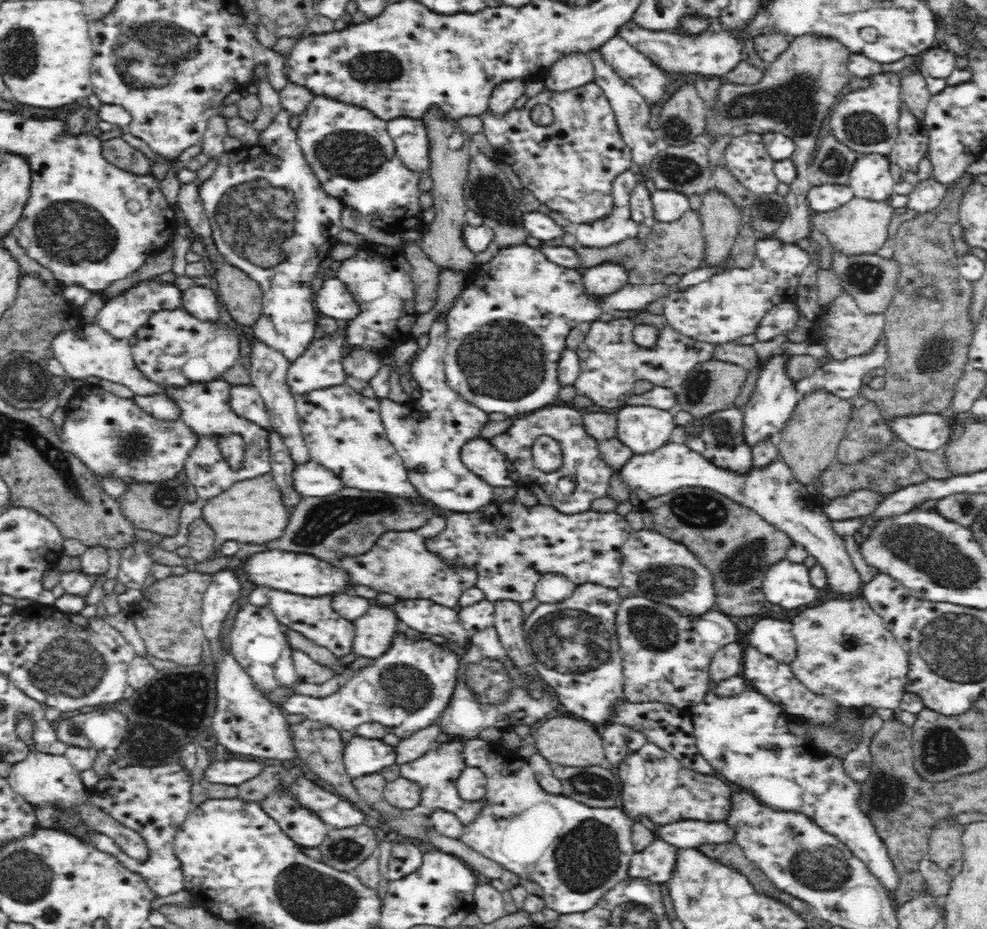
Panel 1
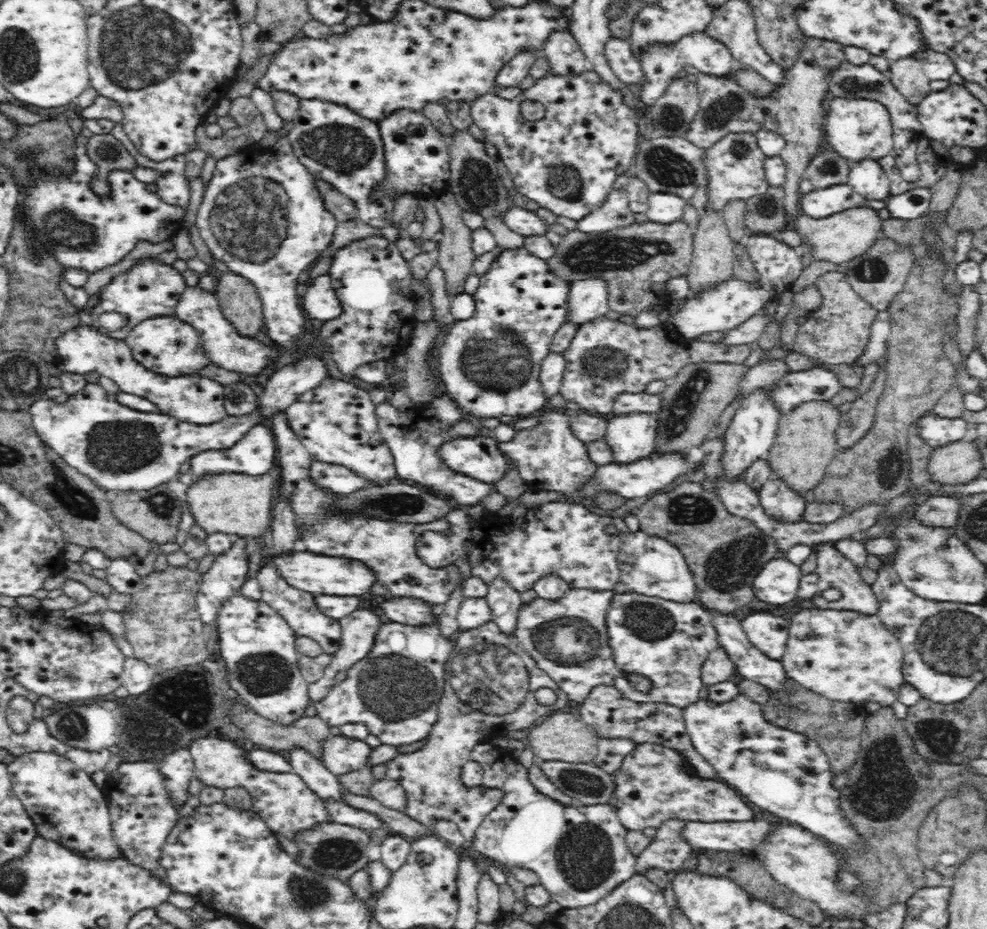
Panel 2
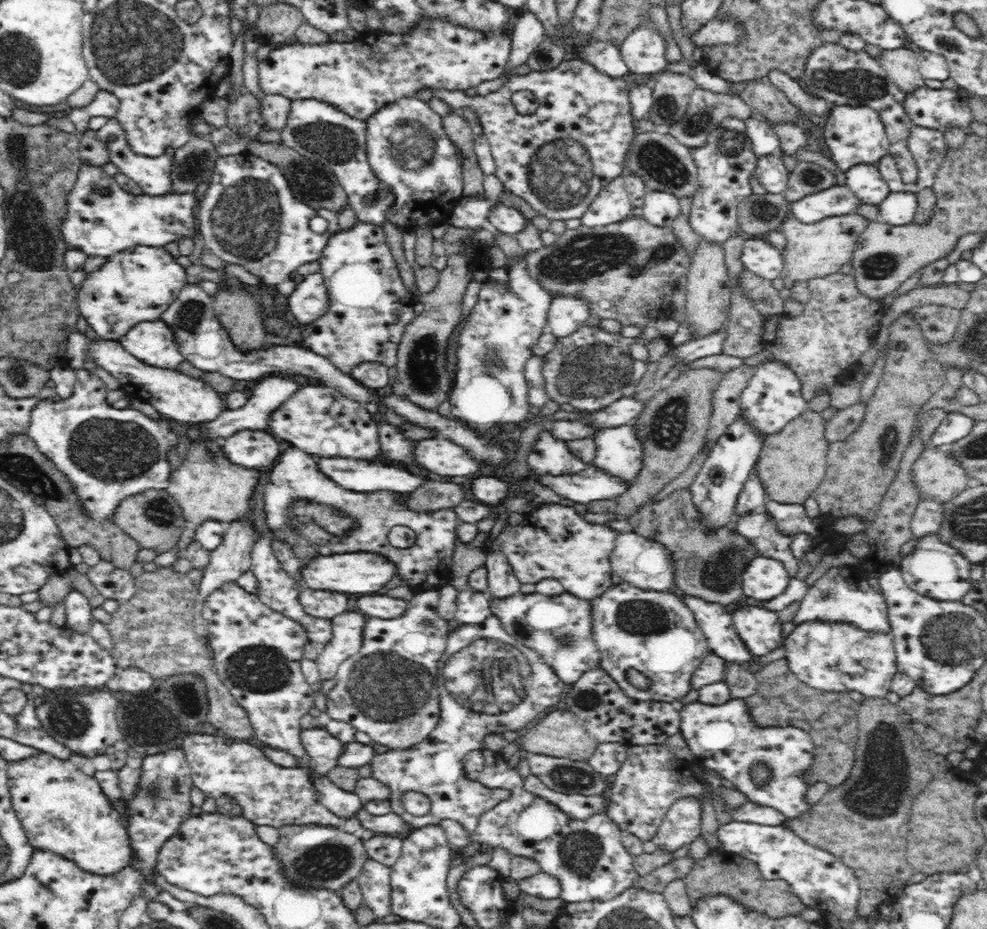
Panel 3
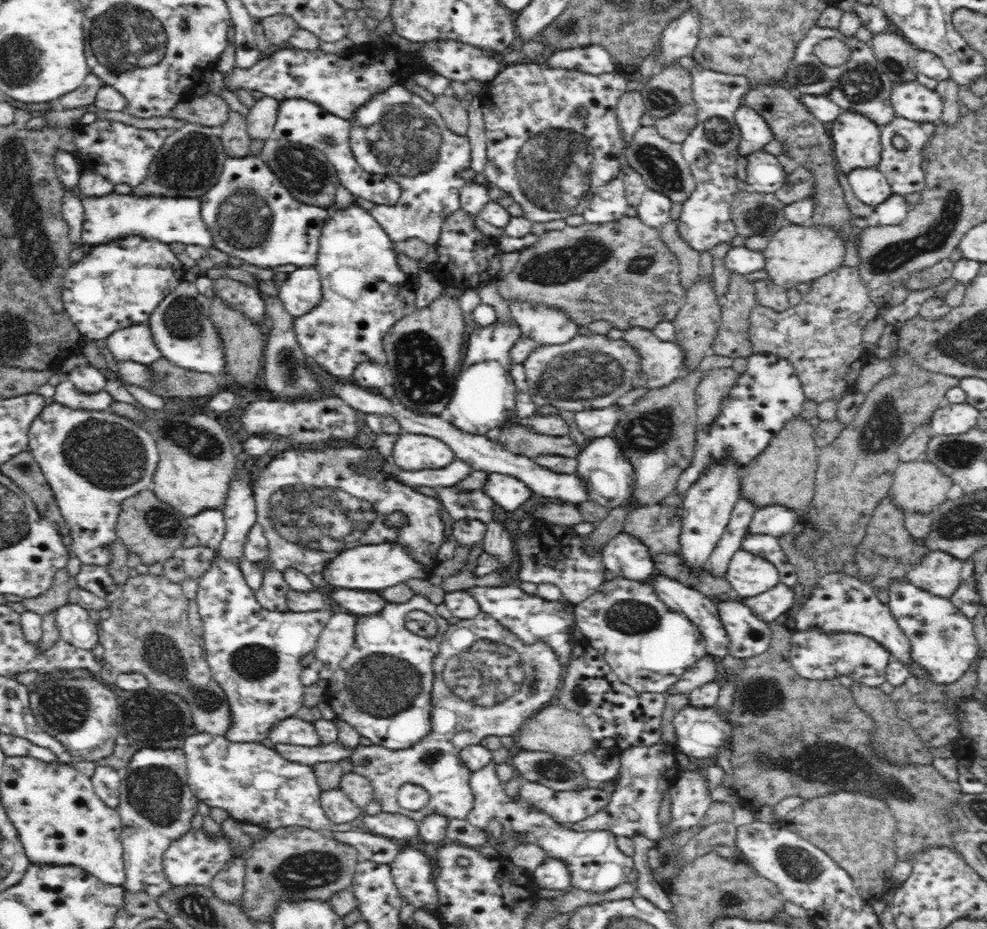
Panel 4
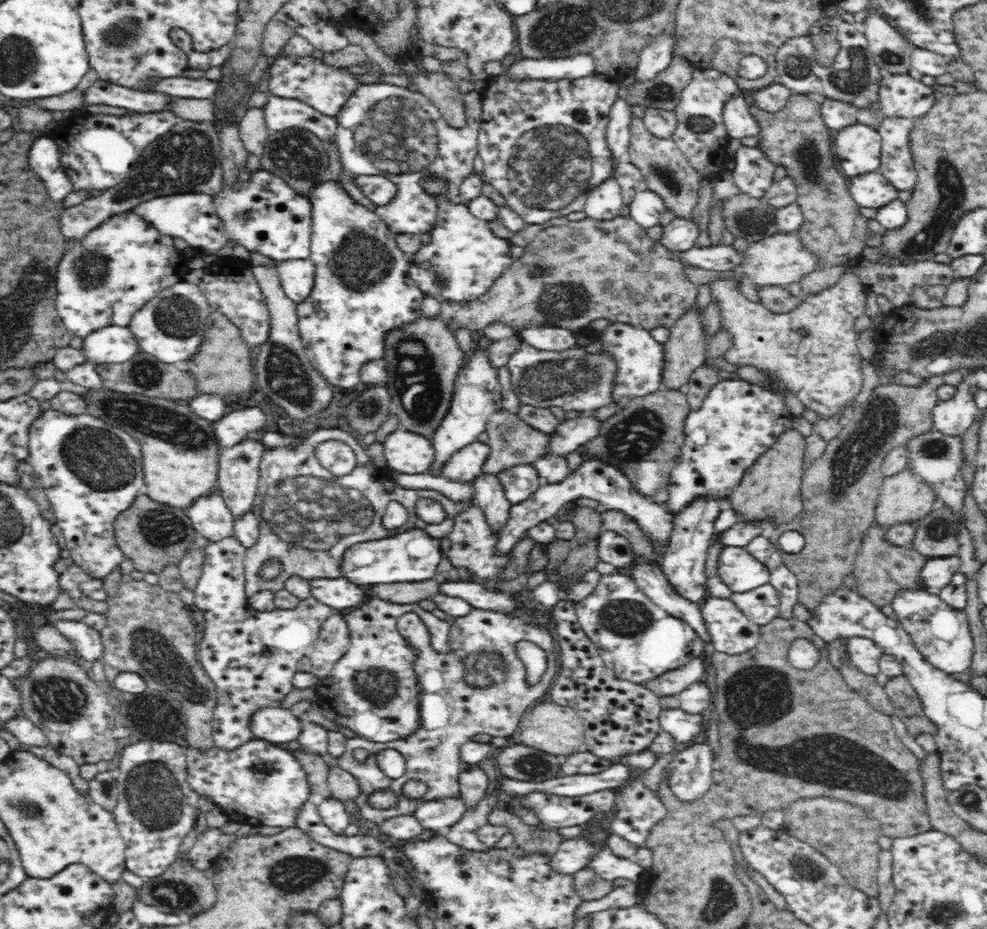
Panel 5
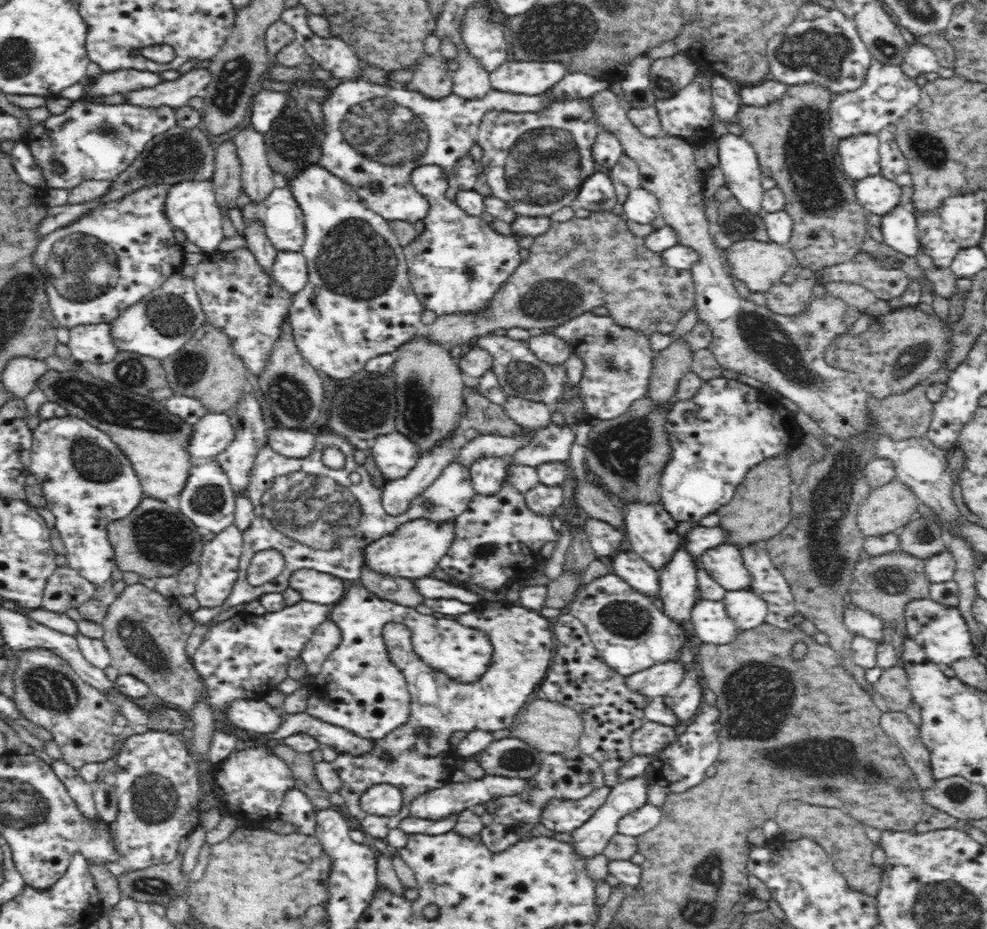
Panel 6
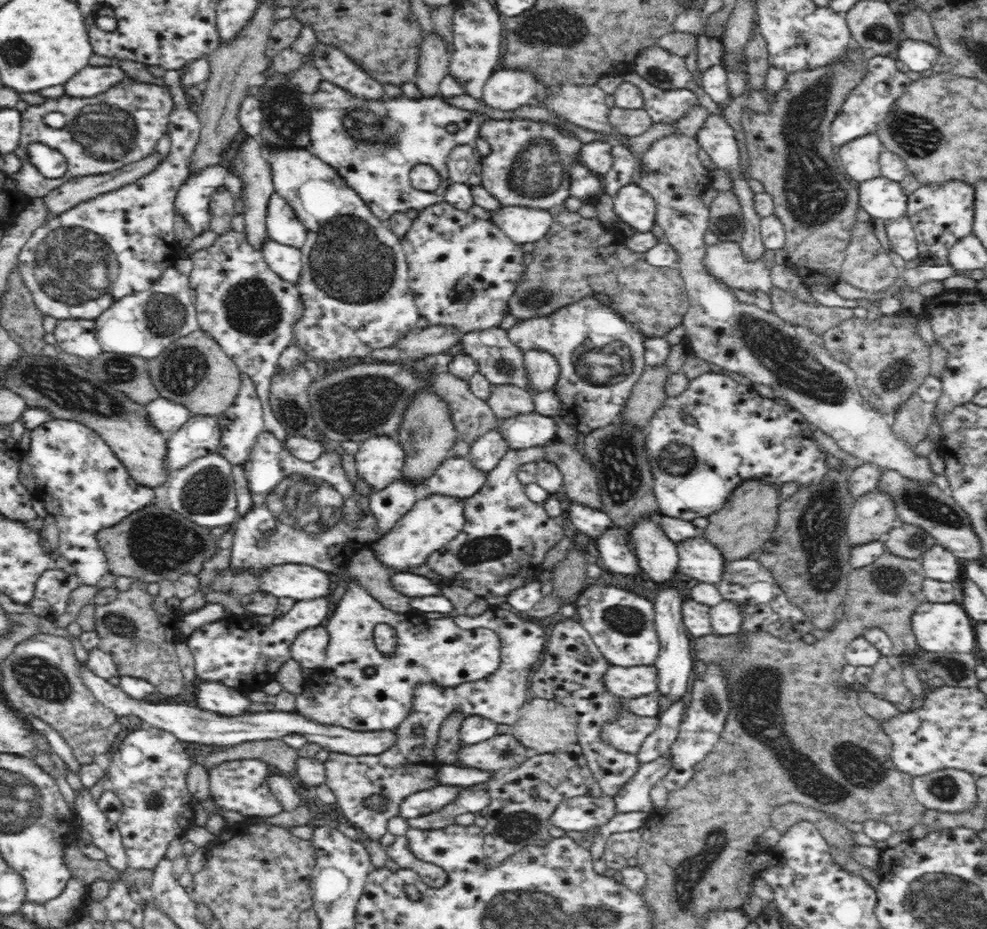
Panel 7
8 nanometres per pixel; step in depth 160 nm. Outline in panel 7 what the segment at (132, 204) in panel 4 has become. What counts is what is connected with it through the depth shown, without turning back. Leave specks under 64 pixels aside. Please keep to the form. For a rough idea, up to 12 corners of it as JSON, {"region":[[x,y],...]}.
{"region":[[222,165],[192,174],[175,207],[192,226],[208,214],[210,196],[241,198],[239,175]]}

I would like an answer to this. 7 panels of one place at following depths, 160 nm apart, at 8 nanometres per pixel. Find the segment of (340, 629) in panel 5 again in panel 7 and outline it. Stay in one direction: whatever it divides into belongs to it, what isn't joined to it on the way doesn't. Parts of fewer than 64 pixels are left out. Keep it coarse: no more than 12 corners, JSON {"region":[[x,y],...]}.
{"region":[[326,626],[296,636],[290,658],[304,668],[323,666]]}

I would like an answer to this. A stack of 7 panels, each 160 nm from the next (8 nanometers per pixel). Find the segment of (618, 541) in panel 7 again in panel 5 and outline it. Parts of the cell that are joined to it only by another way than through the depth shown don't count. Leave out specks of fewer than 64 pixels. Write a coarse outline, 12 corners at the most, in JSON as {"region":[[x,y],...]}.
{"region":[[660,564],[628,574],[654,604],[712,644],[702,607],[676,591]]}

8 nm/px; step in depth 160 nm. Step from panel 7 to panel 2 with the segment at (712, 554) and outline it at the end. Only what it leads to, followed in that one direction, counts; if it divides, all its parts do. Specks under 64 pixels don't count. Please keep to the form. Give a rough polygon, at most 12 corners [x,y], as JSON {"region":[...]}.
{"region":[[782,556],[754,580],[760,600],[782,607],[798,598],[800,565]]}

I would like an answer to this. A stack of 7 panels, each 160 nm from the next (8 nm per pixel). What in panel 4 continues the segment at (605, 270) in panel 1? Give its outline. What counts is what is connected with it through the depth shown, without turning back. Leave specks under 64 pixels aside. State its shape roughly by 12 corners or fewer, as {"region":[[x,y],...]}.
{"region":[[524,299],[509,309],[523,336],[564,344],[579,324],[564,309]]}

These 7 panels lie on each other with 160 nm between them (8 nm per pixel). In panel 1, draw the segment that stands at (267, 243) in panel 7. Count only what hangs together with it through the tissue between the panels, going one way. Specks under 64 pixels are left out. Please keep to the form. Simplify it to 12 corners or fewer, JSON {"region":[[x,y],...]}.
{"region":[[336,278],[316,292],[319,314],[340,323],[362,312],[348,286]]}

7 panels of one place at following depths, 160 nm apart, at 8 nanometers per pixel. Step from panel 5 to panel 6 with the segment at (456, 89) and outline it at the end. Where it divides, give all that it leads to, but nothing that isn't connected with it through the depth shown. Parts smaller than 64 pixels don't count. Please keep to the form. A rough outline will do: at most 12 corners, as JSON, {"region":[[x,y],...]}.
{"region":[[422,54],[411,83],[432,100],[454,93],[439,55]]}

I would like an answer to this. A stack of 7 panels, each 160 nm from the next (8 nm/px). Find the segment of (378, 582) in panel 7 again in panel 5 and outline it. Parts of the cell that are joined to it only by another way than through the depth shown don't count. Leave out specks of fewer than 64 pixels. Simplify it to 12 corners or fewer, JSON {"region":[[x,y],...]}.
{"region":[[440,583],[382,584],[378,598],[396,604],[418,603],[440,593]]}

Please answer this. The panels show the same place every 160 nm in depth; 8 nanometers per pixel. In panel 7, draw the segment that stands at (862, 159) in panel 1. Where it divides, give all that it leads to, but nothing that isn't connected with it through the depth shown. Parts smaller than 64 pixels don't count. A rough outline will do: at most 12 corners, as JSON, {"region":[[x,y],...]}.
{"region":[[880,176],[861,182],[859,206],[886,223],[907,216],[908,196]]}

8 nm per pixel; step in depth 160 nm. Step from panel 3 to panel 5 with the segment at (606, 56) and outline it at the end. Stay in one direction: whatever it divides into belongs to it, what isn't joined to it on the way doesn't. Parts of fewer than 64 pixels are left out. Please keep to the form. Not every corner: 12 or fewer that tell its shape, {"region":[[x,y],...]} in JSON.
{"region":[[592,53],[522,59],[508,66],[519,78],[576,80],[596,73]]}

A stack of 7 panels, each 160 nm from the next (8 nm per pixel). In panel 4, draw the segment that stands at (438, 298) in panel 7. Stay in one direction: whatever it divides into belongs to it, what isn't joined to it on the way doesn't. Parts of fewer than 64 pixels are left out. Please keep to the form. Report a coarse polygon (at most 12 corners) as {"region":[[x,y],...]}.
{"region":[[462,209],[441,226],[430,268],[442,284],[498,279],[496,239]]}

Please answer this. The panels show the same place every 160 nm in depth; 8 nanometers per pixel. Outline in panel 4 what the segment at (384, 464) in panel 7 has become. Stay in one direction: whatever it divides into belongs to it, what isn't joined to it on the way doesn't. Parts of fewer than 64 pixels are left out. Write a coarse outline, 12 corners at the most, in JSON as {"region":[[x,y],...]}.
{"region":[[399,434],[391,460],[410,471],[446,468],[455,452],[431,436]]}

